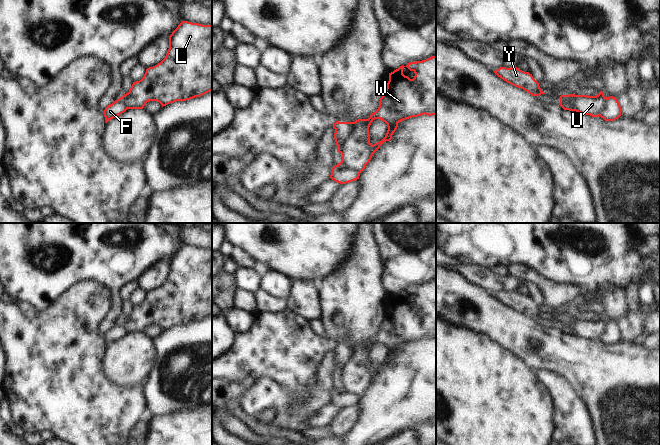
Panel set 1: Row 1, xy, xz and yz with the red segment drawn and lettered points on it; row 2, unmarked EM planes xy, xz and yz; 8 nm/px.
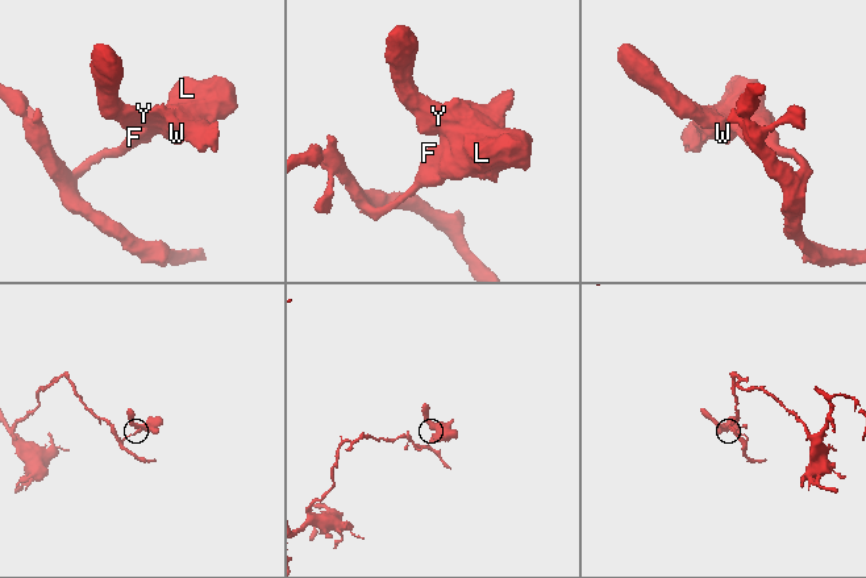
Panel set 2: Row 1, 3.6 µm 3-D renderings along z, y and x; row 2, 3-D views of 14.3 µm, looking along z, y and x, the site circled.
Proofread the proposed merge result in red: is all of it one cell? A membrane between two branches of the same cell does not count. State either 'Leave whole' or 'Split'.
Split

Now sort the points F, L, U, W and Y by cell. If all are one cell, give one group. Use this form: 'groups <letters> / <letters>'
groups F / L U W Y

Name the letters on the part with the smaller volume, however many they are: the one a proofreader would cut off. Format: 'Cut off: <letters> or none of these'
Cut off: L, U, W, Y

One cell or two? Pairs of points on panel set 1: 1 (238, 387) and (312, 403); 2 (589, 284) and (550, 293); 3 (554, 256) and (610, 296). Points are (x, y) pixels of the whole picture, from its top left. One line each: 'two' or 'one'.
1: two
2: two
3: two

